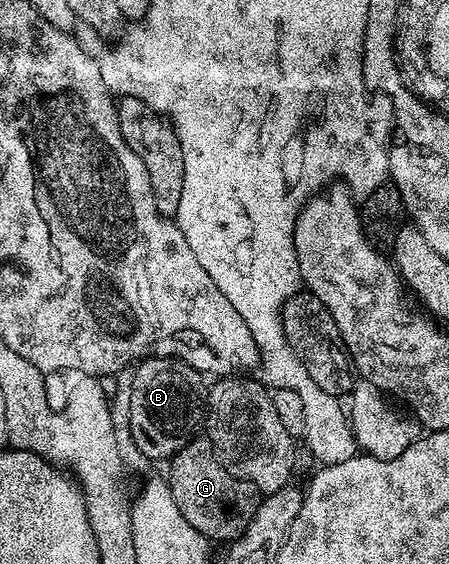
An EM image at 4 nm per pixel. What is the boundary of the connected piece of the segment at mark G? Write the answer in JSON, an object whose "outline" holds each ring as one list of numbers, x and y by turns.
{"outline":[[207,437,190,440,172,456,171,462,167,484,172,489,178,509,182,509,182,517,186,517,186,521,190,521,190,525,194,525,194,529,198,529,198,533,205,535,209,541,216,542,217,539,223,545,228,545,233,539,239,539,260,505,261,496,256,488,241,485,236,476,228,472]]}

